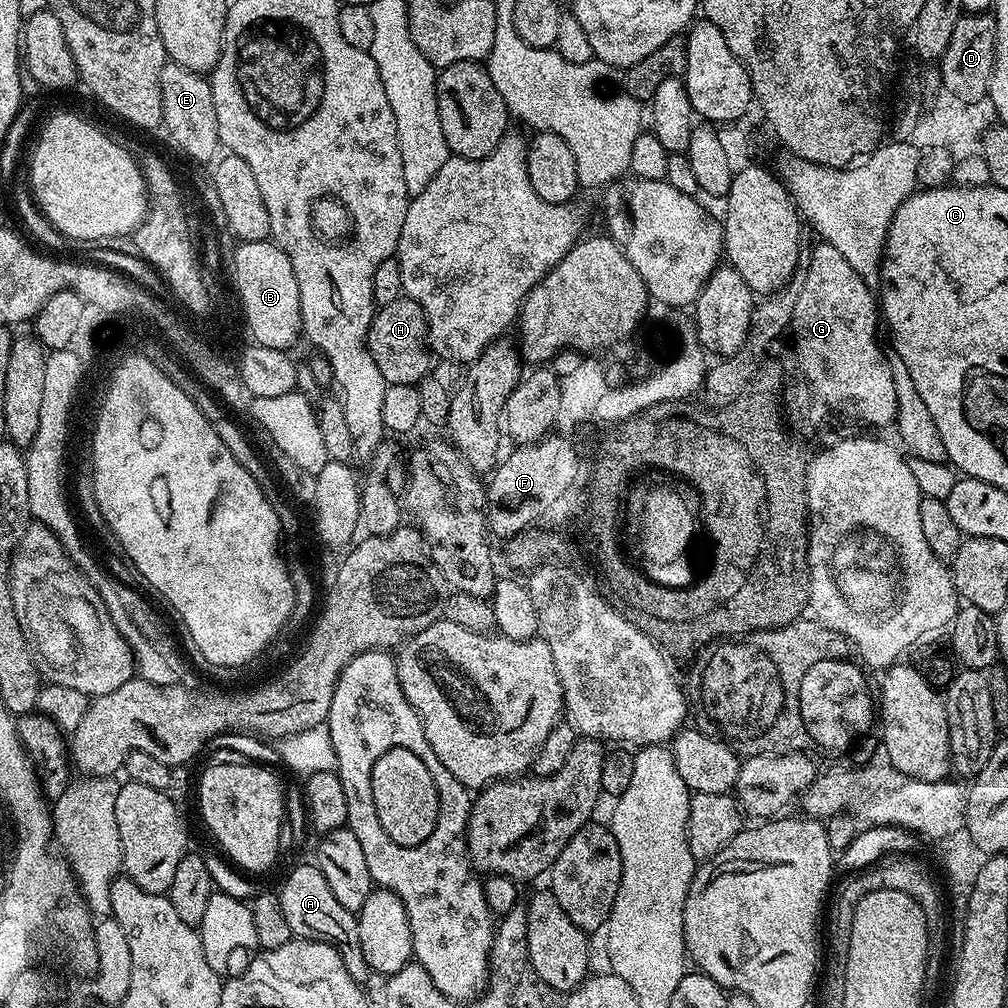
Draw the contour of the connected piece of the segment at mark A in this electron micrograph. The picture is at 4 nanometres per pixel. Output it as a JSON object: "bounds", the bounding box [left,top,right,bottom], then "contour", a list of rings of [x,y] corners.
{"bounds":[278,862,370,982],"contour":[[[315,862],[300,864],[288,872],[284,885],[278,888],[282,902],[282,911],[286,913],[286,923],[289,924],[293,937],[301,940],[320,940],[324,944],[334,946],[350,974],[358,982],[364,982],[370,976],[370,969],[362,954],[362,942],[358,942],[357,913],[346,910],[326,883],[326,874],[322,874]]]}

